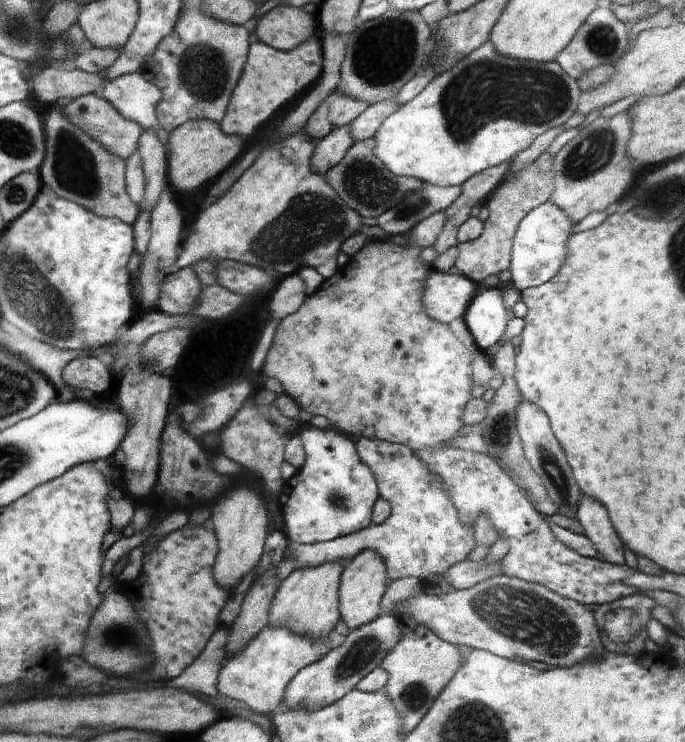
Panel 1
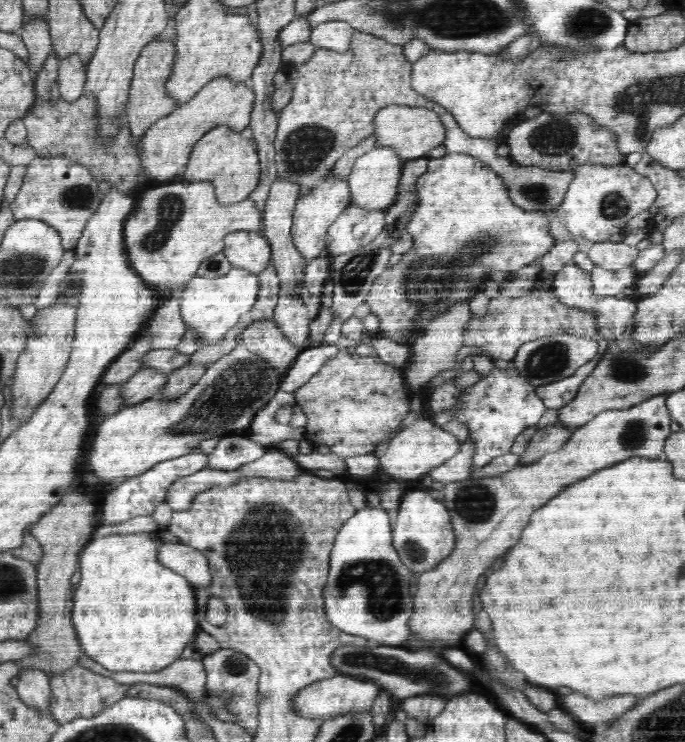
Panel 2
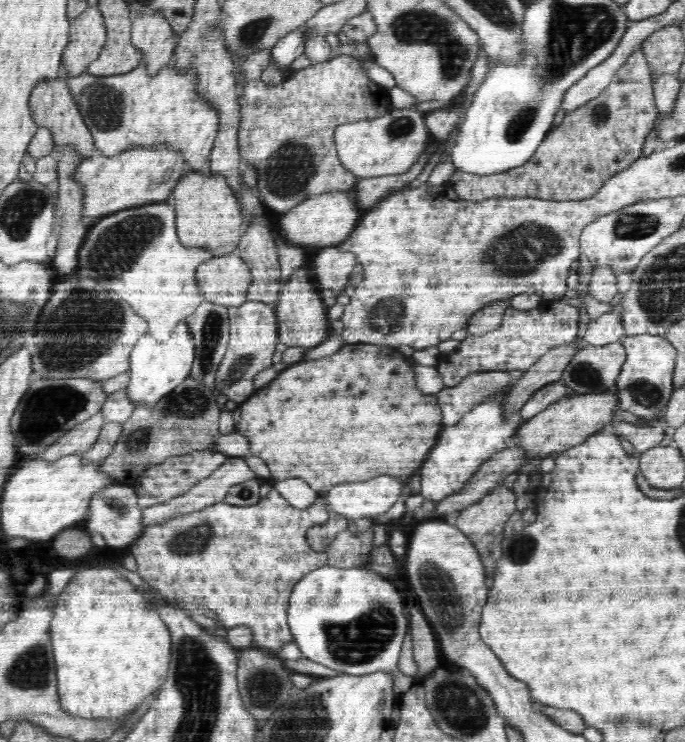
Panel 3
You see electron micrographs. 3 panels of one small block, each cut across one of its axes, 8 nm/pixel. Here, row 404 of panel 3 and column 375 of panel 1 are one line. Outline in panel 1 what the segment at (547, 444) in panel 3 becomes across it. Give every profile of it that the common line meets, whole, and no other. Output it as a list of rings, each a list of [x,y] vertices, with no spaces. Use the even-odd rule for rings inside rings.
[[[366,549],[358,553],[352,560],[345,562],[344,572],[341,574],[341,611],[342,618],[349,628],[368,625],[381,615],[380,601],[384,591],[391,582],[385,559],[375,550]]]

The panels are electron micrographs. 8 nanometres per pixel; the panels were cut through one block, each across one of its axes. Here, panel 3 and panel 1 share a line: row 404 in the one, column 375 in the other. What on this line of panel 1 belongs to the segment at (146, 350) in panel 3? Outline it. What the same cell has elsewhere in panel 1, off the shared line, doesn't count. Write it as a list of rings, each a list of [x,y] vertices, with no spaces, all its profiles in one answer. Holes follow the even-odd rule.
[[[488,40],[484,45],[474,49],[468,56],[462,57],[452,68],[438,73],[432,79],[432,82],[429,82],[424,87],[424,90],[420,94],[400,105],[396,112],[393,112],[388,118],[384,119],[382,126],[376,131],[374,136],[376,141],[375,155],[395,175],[414,177],[424,183],[438,185],[439,187],[461,186],[470,177],[474,177],[490,167],[501,165],[503,162],[512,162],[518,153],[521,153],[524,149],[528,149],[542,133],[546,133],[550,129],[564,124],[577,111],[578,98],[581,98],[580,89],[578,80],[572,78],[565,70],[562,70],[562,67],[555,60],[550,62],[534,62],[505,57],[495,49],[494,43]]]

